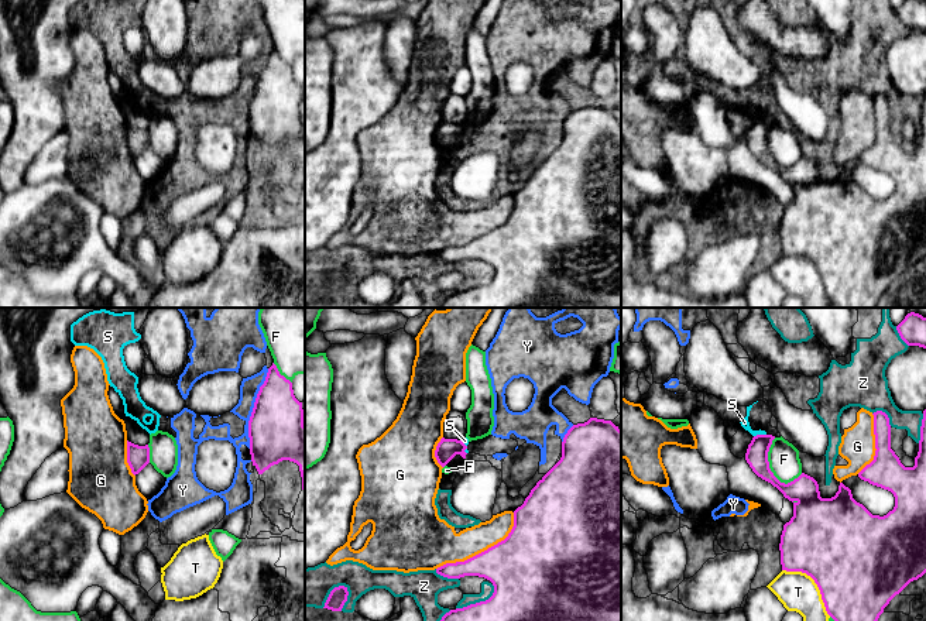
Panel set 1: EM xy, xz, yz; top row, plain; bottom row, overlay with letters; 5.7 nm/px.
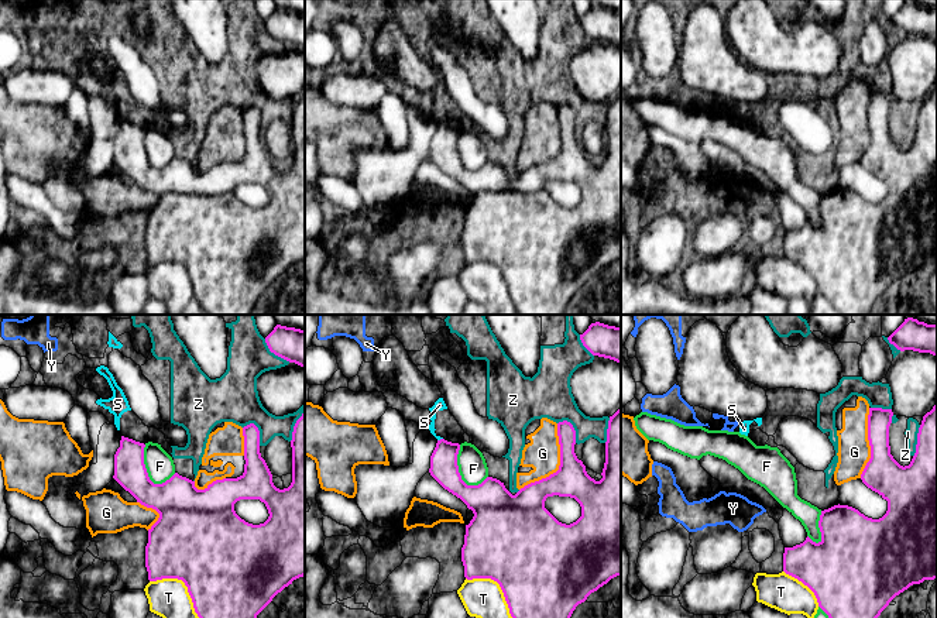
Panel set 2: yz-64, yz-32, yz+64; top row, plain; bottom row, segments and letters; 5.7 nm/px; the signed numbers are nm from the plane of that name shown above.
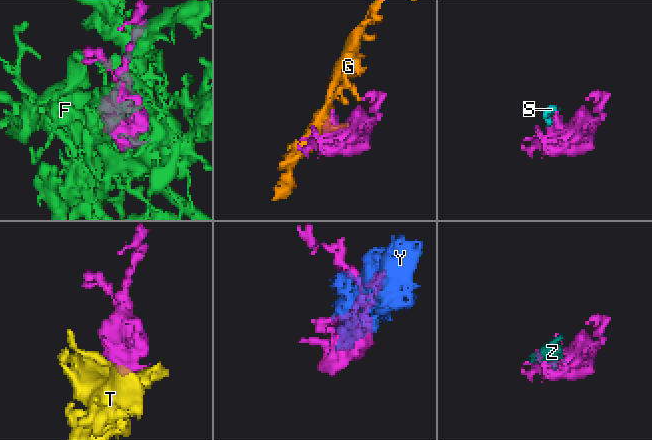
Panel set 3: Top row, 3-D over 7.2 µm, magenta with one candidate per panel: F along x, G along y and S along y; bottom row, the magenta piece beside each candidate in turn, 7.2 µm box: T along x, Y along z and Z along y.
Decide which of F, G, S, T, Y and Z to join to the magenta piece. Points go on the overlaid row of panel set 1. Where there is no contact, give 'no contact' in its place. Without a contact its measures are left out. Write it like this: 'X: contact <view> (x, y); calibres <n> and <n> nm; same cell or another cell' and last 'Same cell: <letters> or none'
F: contact yz (768, 463); calibres 150 and 180 nm; another cell
G: contact xz (484, 551); calibres 400 and 220 nm; another cell
S: contact yz (760, 435); calibres 130 and 50 nm; another cell
T: contact yz (815, 582); calibres 500 and 220 nm; another cell
Y: contact xy (253, 408); calibres 320 and 110 nm; another cell
Z: contact xz (331, 592); calibres 100 and 220 nm; another cell
Same cell: none

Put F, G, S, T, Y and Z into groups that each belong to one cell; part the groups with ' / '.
F / G / S Y Z / T

